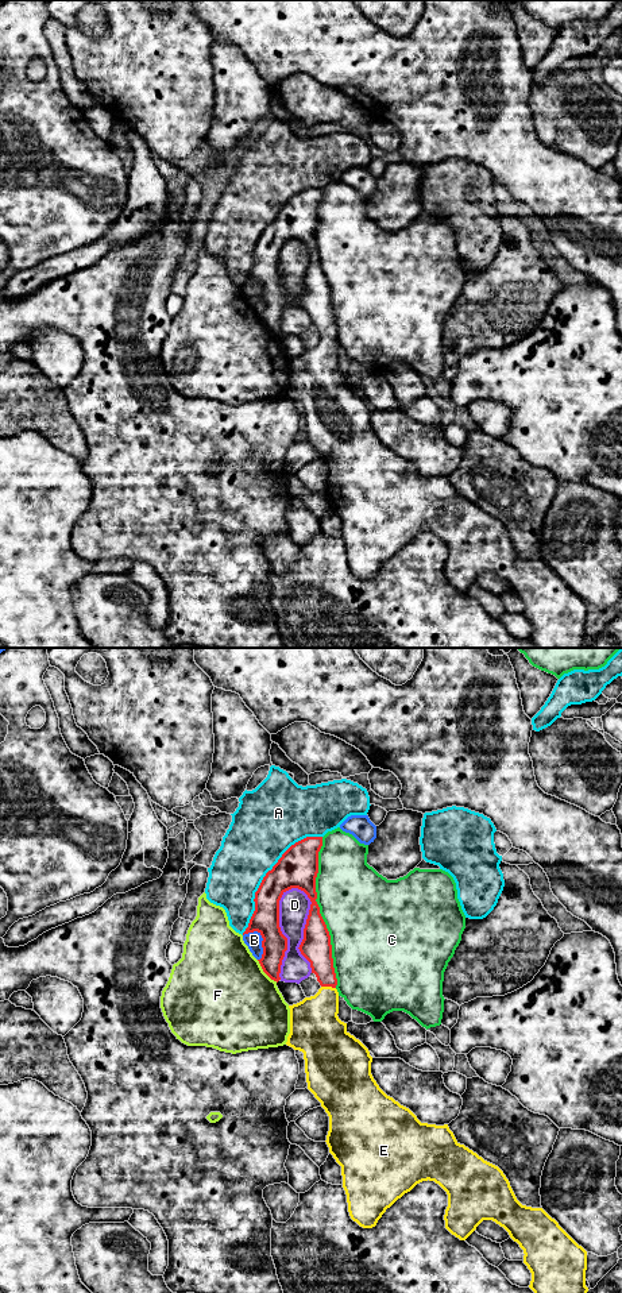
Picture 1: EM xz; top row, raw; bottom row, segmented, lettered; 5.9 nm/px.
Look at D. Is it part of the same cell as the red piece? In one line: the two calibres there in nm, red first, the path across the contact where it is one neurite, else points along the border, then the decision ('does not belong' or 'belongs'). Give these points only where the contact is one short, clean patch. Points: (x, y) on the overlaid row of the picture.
180 nm thick on the red side, 190 nm on the other; does not belong

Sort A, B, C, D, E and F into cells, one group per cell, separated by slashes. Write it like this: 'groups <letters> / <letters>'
groups A / B / C / D / E / F

